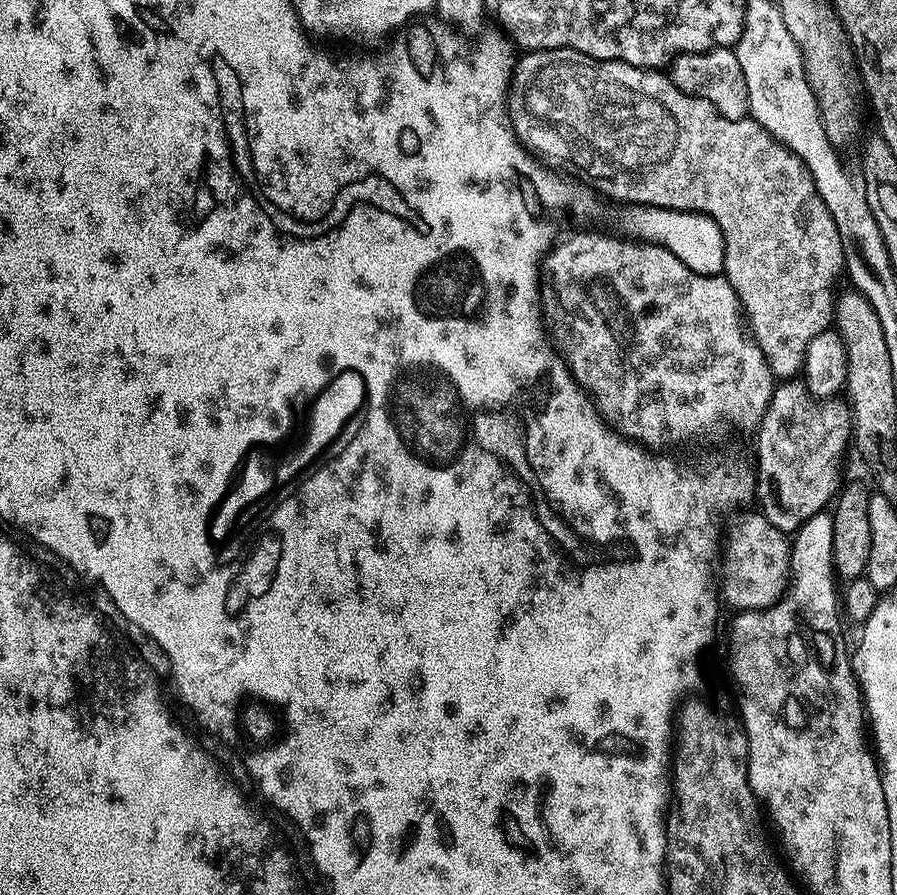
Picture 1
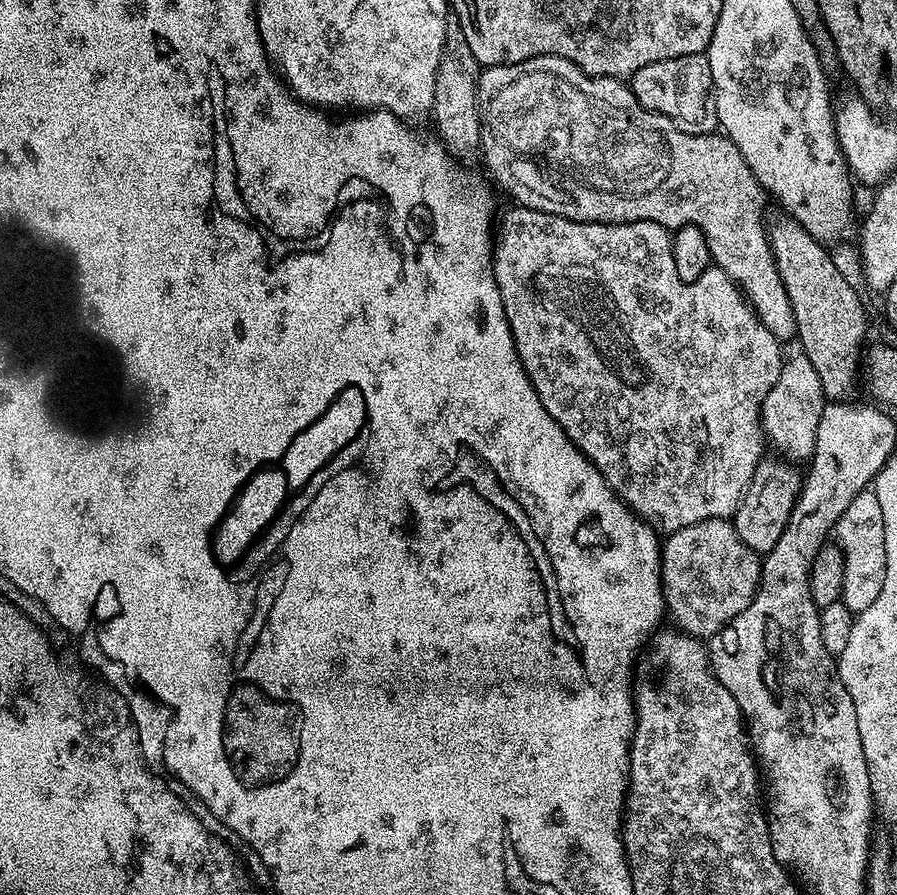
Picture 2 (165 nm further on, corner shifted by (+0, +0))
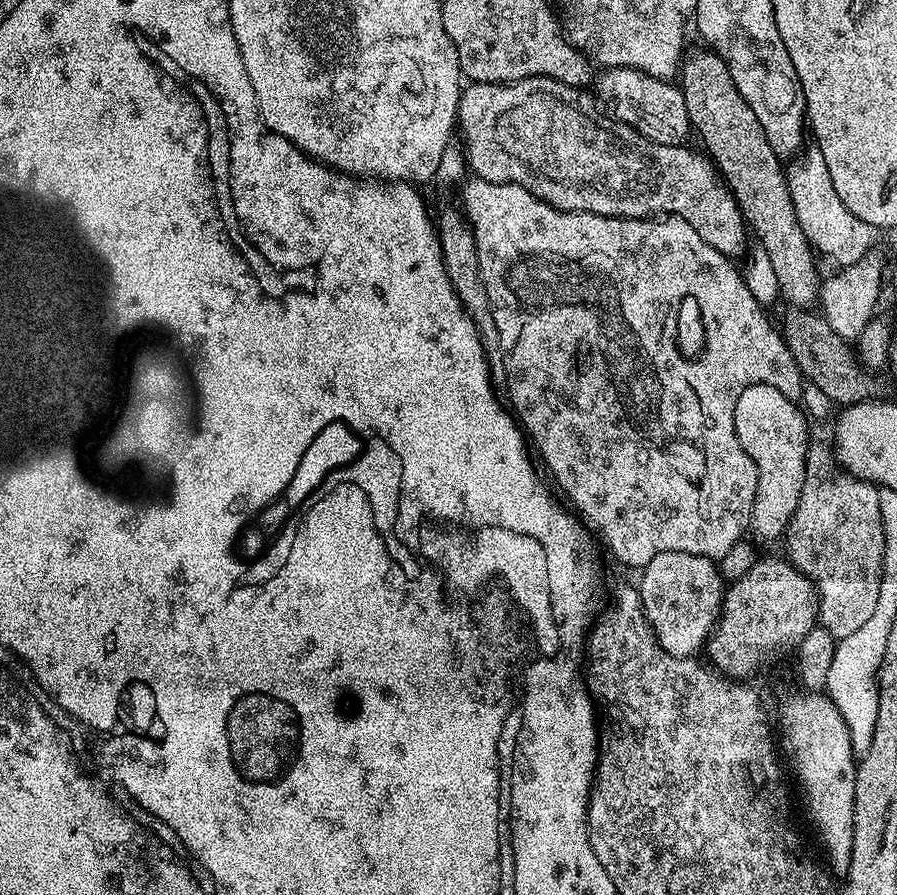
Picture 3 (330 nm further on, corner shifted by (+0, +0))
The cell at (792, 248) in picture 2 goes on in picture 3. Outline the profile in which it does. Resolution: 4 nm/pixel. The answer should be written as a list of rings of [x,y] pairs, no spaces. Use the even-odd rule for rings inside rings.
[[[703,50],[692,52],[683,57],[682,67],[678,72],[678,84],[686,98],[686,112],[692,123],[695,135],[700,135],[703,151],[707,153],[713,164],[716,165],[724,183],[732,196],[735,197],[745,223],[756,234],[759,247],[766,250],[770,256],[770,263],[774,266],[775,277],[780,287],[779,295],[792,306],[812,306],[817,303],[820,295],[822,275],[816,269],[817,253],[809,244],[806,234],[796,217],[796,211],[790,198],[788,178],[782,167],[781,157],[770,146],[766,138],[766,130],[762,130],[762,122],[758,122],[758,114],[750,110],[746,98],[734,86],[734,78],[726,66],[724,59],[717,52]]]

